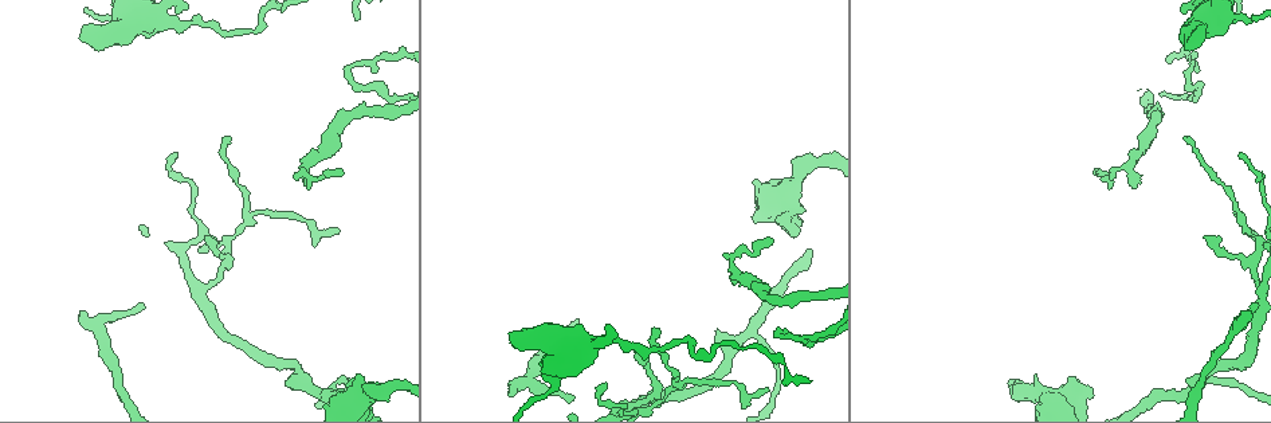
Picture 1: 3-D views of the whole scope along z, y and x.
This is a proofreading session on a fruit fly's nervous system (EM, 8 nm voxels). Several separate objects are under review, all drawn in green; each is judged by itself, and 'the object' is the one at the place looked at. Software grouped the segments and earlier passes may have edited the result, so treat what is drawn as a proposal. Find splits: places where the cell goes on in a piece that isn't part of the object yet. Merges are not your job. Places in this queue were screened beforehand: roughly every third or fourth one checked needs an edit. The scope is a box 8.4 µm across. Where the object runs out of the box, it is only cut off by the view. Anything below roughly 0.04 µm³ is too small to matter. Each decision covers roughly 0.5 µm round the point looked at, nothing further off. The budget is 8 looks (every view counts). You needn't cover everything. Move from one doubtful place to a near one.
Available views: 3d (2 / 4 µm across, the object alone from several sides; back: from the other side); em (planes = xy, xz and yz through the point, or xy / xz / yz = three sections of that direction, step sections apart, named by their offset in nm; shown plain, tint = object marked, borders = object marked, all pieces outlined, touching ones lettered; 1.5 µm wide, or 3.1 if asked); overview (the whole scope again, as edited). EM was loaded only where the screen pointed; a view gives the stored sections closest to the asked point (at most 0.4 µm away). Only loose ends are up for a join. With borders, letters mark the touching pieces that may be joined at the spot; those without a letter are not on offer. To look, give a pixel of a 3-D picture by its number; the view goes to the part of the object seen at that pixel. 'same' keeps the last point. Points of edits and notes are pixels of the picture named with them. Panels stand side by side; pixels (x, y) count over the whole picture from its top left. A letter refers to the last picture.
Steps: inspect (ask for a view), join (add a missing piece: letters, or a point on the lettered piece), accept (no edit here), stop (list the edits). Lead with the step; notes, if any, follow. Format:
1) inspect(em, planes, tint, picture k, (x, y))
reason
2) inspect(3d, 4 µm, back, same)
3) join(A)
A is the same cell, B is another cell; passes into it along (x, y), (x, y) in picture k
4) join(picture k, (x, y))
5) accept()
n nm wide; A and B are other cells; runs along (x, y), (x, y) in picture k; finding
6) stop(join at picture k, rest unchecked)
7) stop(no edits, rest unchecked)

inspect(3d, 2 µm, picture 1, (767, 387))
thin end

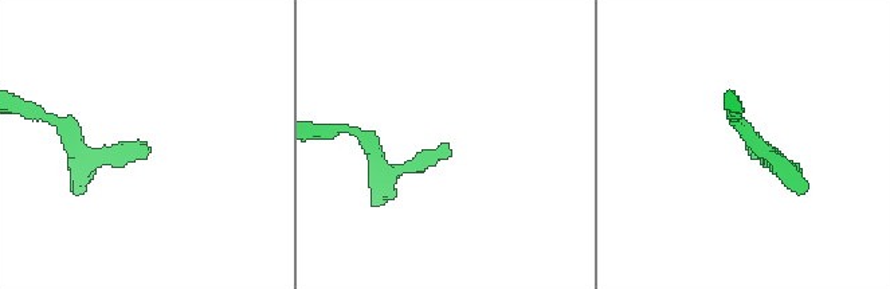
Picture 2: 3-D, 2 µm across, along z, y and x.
inspect(em, planes, tint, picture 2, (448, 151))
shape alone is not enough

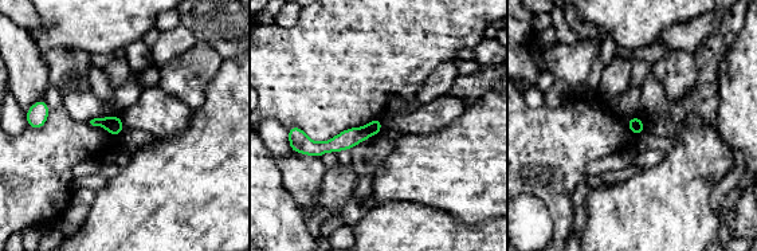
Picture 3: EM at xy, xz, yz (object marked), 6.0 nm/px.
inspect(em, planes, borders, same)
see the neighbours

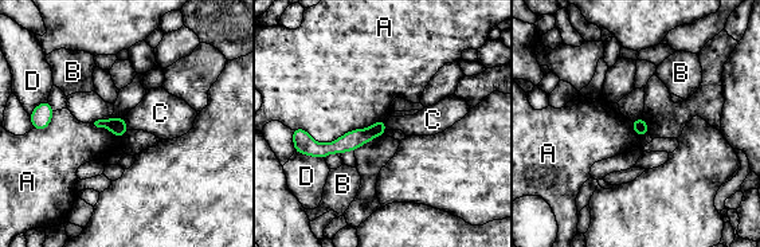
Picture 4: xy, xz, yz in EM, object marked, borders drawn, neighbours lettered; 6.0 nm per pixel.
accept()
A touches over 550 nm; A, B, C and D are other cells; none of them fits

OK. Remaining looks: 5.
inspect(em, planes, borders, picture 1, (1093, 389))

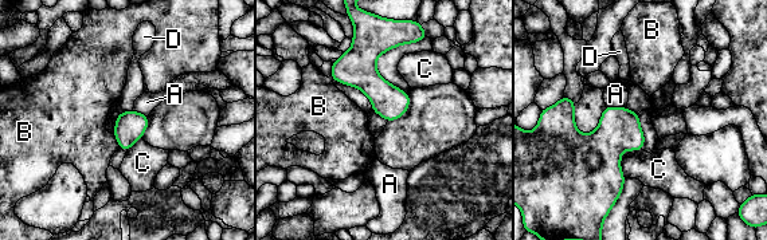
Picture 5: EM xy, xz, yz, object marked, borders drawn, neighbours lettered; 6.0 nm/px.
accept()
A, B, C and D are other cells; border along (132, 109), (118, 113) in picture 5; no lettered piece goes on from it

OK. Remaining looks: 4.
inspect(3d, 4 µm, picture 1, (1095, 175))
tapers out

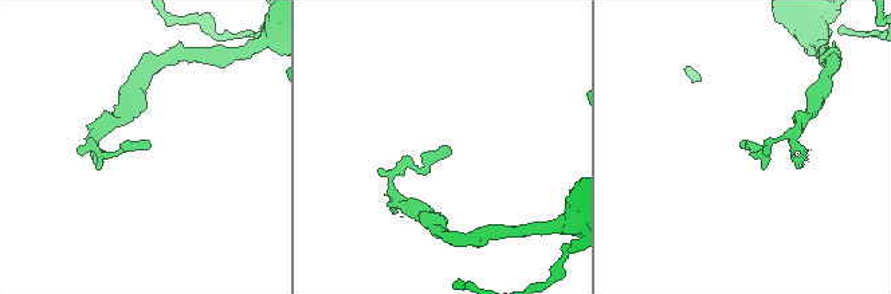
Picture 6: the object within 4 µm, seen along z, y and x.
inspect(em, planes, borders, picture 6, (450, 149))

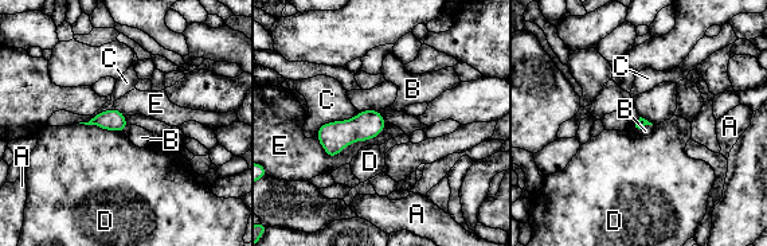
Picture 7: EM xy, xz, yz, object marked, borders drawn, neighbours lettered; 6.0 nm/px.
accept()
A, B, C, D and E are other cells; none of them fits

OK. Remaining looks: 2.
stop(no edits, rest unchecked)

